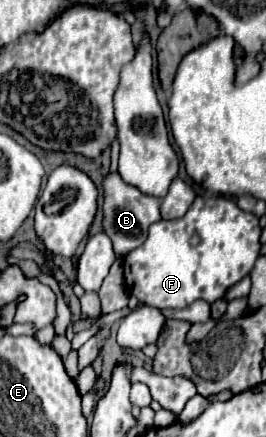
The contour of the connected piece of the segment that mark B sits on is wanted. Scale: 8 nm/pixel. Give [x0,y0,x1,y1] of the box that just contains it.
[104,174,162,244]

